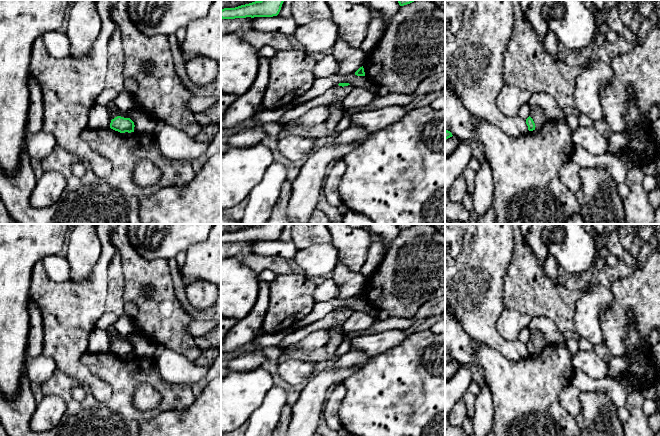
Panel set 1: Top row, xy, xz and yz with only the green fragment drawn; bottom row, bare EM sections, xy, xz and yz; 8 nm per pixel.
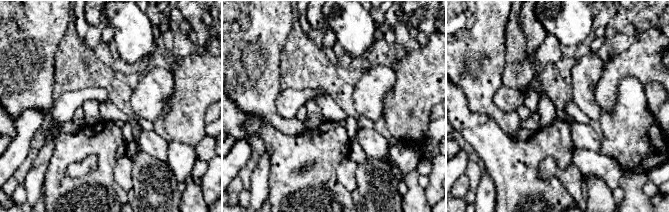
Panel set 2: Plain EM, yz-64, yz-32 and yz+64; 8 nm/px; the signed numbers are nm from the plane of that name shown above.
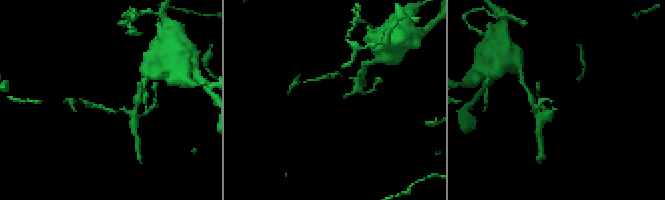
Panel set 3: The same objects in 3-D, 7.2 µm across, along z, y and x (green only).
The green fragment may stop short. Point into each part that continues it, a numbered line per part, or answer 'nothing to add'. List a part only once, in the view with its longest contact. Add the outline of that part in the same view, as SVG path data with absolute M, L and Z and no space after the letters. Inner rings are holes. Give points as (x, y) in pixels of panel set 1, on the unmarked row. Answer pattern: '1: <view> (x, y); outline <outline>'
1: xy (114, 336); outline M114 326L109 327L105 331L108 333L109 337L111 339L111 343L114 343L117 340L128 342L128 340L126 338L122 337L120 334L117 333Z

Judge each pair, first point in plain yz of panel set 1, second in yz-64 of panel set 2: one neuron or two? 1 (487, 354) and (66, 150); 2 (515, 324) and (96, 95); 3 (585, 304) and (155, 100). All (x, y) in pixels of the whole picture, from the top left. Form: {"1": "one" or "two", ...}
{"1": "one", "2": "one", "3": "one"}

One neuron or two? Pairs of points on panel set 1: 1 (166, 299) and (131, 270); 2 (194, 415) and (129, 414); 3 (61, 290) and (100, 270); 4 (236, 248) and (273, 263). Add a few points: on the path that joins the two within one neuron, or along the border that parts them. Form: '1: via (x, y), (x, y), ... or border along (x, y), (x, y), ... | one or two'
1: via (160, 289), (145, 274), (141, 274) | one
2: border along (181, 409), (162, 411), (143, 419), (139, 425) | two
3: via (72, 290), (86, 290), (95, 281) | one
4: via (245, 255), (257, 263), (264, 263) | one

